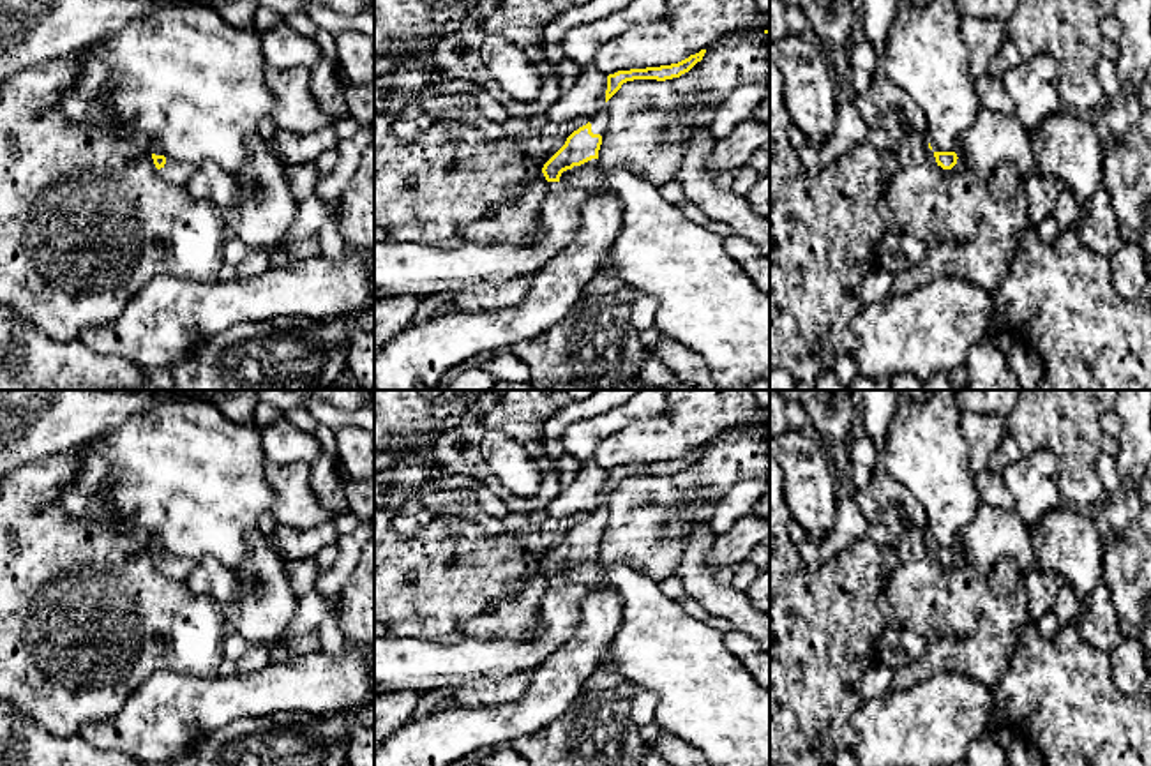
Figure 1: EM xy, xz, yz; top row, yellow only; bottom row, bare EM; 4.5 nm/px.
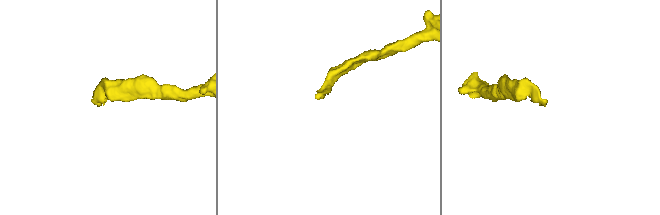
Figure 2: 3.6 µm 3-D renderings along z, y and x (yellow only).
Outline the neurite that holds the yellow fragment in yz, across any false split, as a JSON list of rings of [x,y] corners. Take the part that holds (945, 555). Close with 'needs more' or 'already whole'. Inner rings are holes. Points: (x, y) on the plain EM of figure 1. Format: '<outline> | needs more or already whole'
[[[985,503],[960,529],[953,547],[934,547],[934,552],[943,565],[952,565],[960,552],[982,574],[1003,559],[1015,561],[1024,575],[1036,570],[1029,528],[1015,512]]] | needs more

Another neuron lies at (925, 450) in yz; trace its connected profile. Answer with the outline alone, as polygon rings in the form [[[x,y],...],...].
[[[929,390],[927,399],[920,402],[900,399],[879,457],[881,468],[923,507],[934,547],[955,547],[960,529],[983,505],[976,475],[969,468],[971,448],[960,417],[957,390]]]

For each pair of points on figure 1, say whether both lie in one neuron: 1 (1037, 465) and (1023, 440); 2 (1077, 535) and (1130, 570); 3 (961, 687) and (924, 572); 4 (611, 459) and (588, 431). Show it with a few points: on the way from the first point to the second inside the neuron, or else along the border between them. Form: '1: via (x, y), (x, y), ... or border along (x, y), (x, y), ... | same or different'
1: border along (1058, 458), (1047, 449), (1033, 449), (1000, 473) | different
2: border along (1093, 518), (1102, 540), (1102, 581) | different
3: border along (917, 682), (943, 673), (966, 673), (989, 689) | different
4: border along (634, 422), (609, 435), (592, 458) | different

